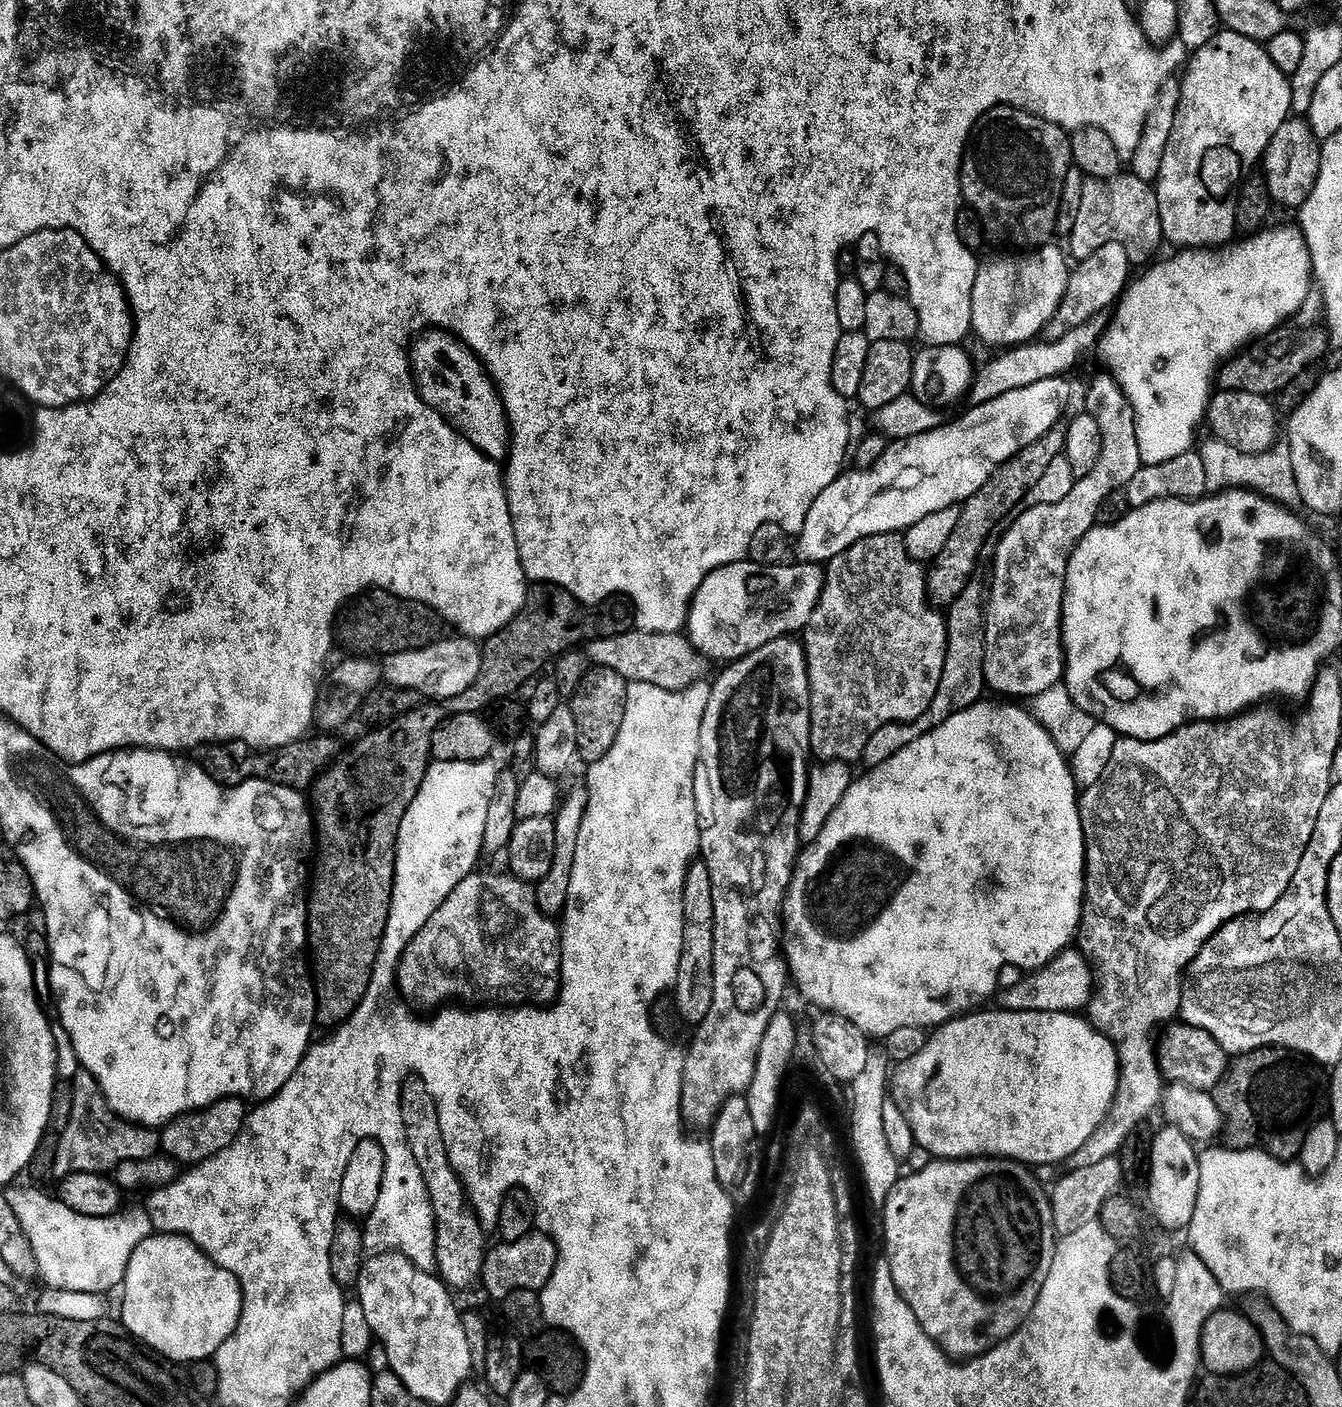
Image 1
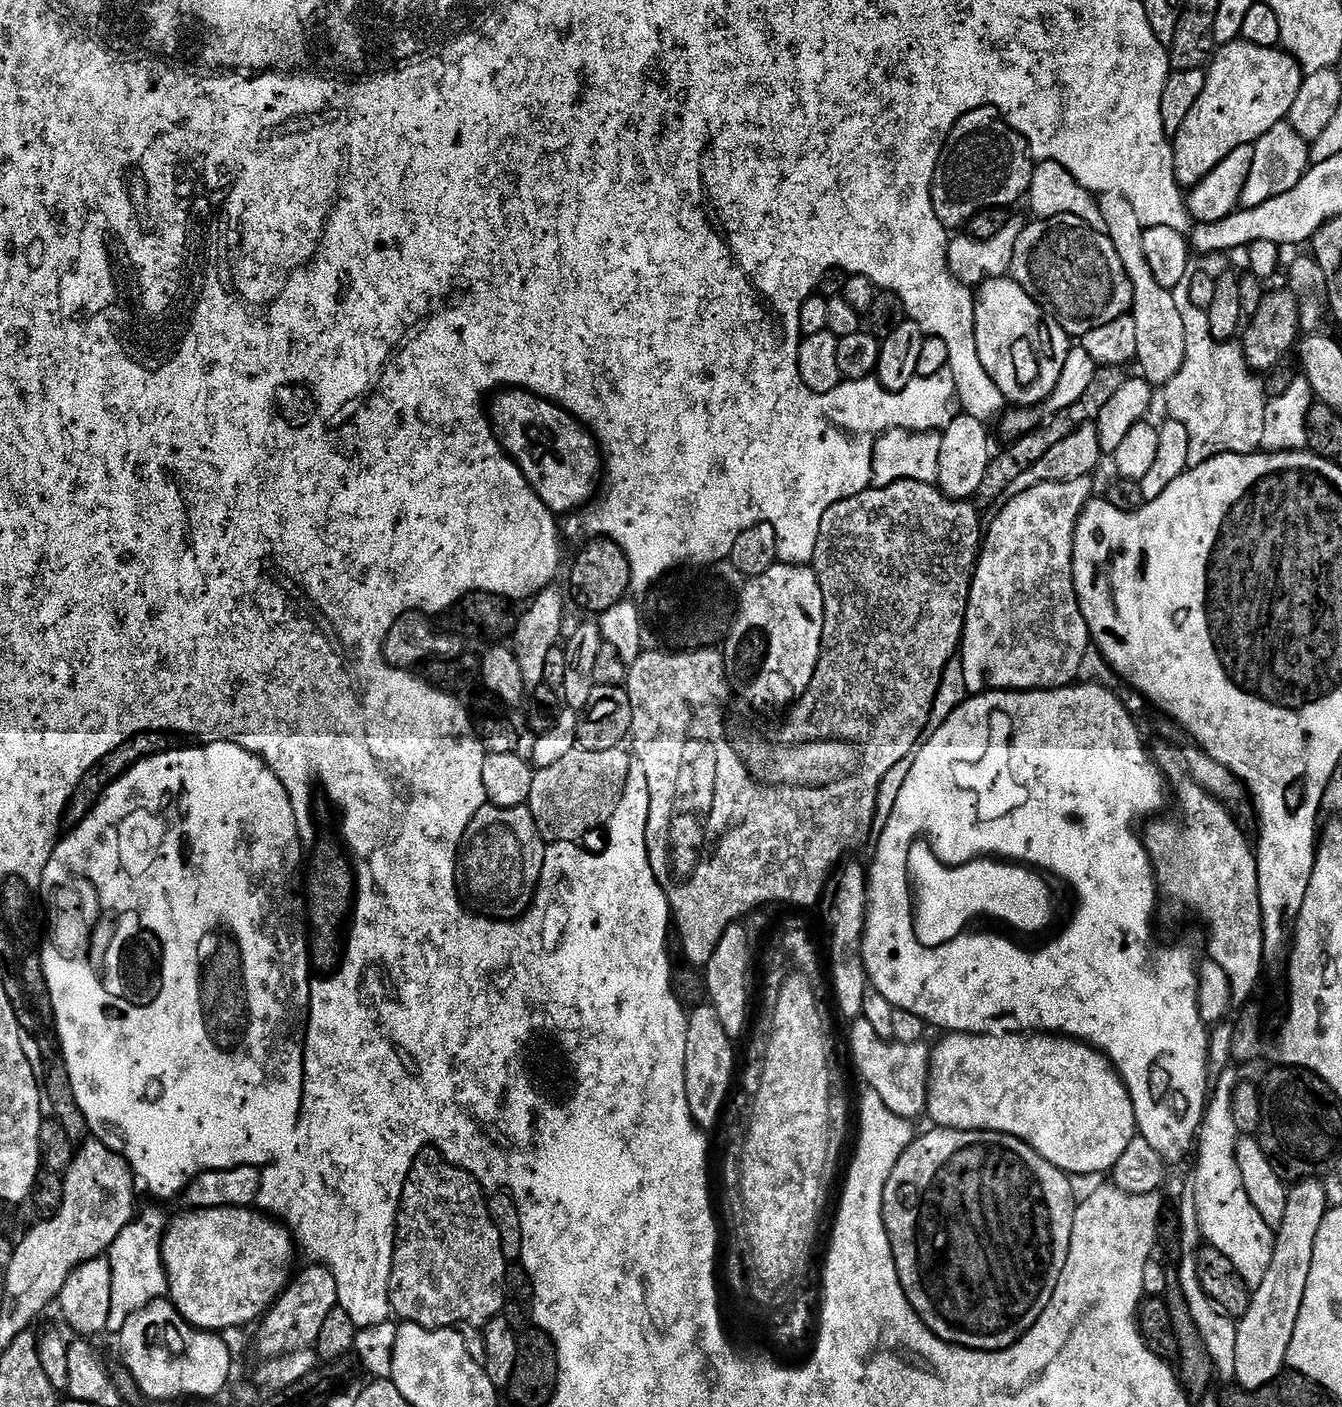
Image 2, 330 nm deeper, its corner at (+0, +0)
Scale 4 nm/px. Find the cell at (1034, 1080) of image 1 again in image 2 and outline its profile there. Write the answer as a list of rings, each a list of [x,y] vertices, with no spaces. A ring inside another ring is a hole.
[[[953,1032],[943,1037],[945,1040],[941,1042],[937,1048],[933,1047],[930,1052],[930,1063],[928,1066],[928,1107],[926,1109],[927,1119],[932,1119],[931,1122],[938,1128],[953,1128],[954,1130],[966,1130],[967,1132],[1001,1132],[1007,1136],[1013,1136],[1018,1138],[1024,1144],[1028,1144],[1035,1150],[1035,1152],[1042,1158],[1046,1158],[1046,1162],[1050,1162],[1055,1168],[1060,1169],[1065,1174],[1071,1174],[1076,1176],[1088,1176],[1091,1172],[1104,1172],[1107,1173],[1112,1167],[1116,1165],[1118,1158],[1122,1156],[1122,1150],[1126,1150],[1126,1146],[1130,1146],[1130,1142],[1136,1135],[1138,1135],[1138,1129],[1136,1126],[1136,1115],[1134,1114],[1134,1106],[1132,1105],[1132,1099],[1128,1093],[1128,1087],[1124,1085],[1124,1081],[1120,1079],[1119,1072],[1113,1068],[1112,1064],[1108,1060],[1107,1056],[1102,1052],[1097,1052],[1095,1048],[1090,1044],[1085,1044],[1078,1040],[1073,1040],[1067,1036],[1061,1036],[1059,1034],[993,1034],[991,1036],[972,1036],[969,1032]]]

